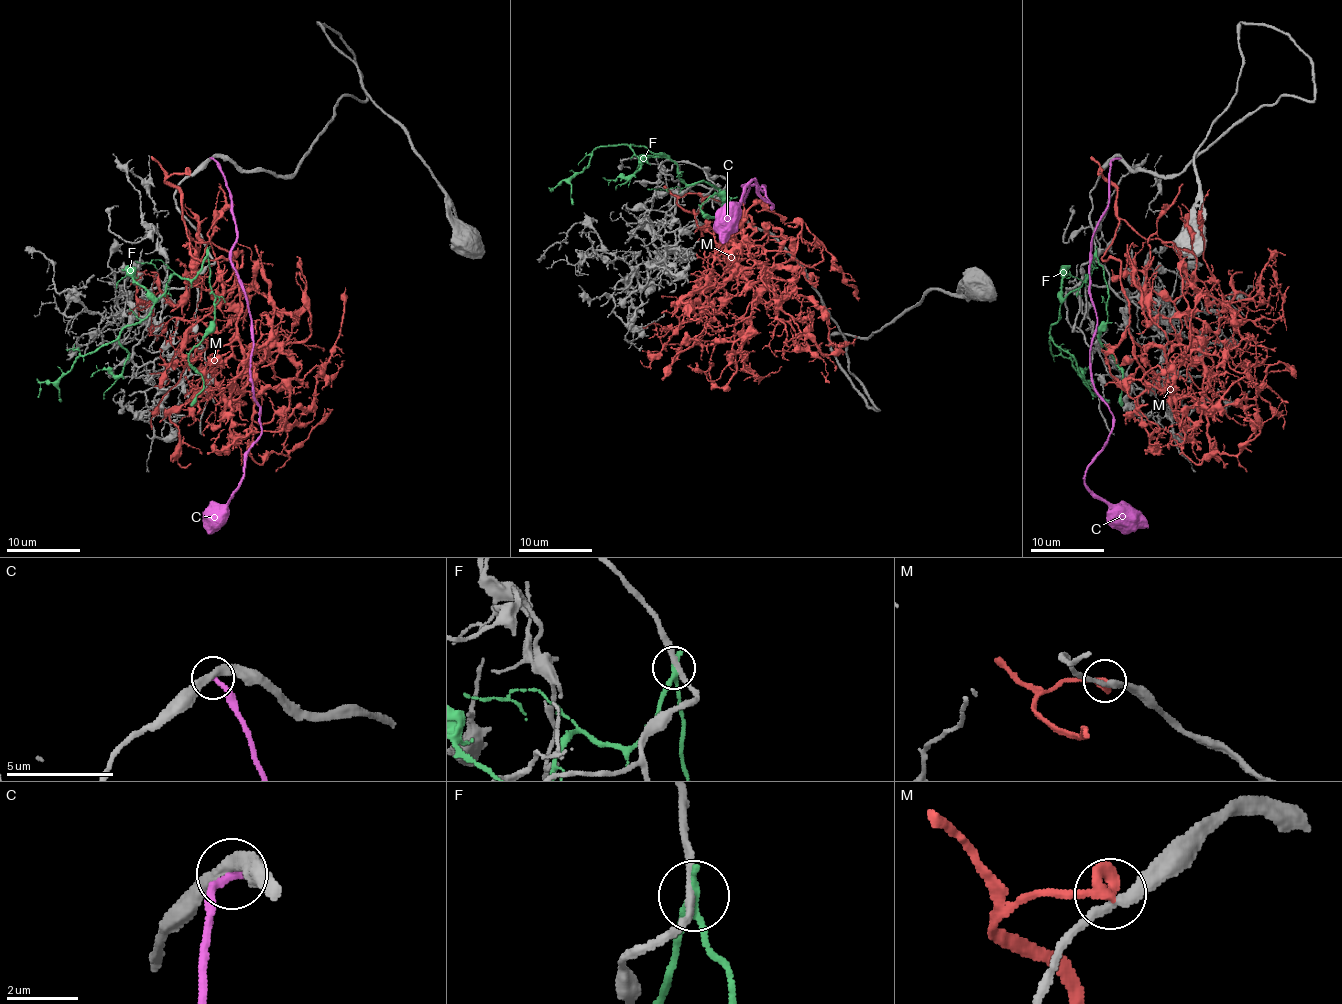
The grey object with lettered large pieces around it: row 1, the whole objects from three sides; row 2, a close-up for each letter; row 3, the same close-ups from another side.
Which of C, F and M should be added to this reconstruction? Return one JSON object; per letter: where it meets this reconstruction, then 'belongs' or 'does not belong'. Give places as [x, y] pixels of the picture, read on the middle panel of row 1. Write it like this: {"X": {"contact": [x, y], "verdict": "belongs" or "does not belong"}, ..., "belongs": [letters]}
{"C": {"contact": [724, 210], "verdict": "does not belong"}, "F": {"contact": [719, 190], "verdict": "does not belong"}, "M": {"contact": [701, 193], "verdict": "belongs"}, "belongs": ["M"]}

